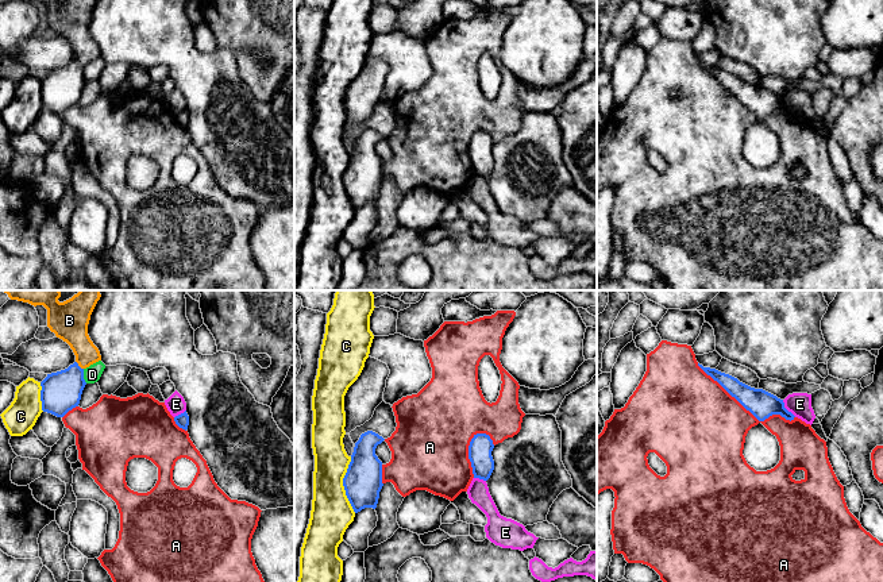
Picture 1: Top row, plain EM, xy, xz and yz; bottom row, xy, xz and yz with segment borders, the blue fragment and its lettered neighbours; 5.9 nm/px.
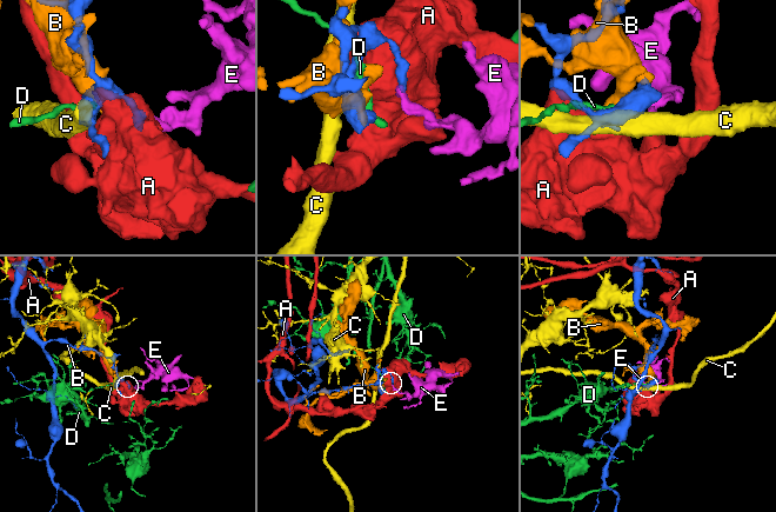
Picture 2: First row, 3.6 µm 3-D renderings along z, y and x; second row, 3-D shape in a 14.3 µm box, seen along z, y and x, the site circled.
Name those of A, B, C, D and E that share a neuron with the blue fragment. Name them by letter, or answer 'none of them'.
none of them

